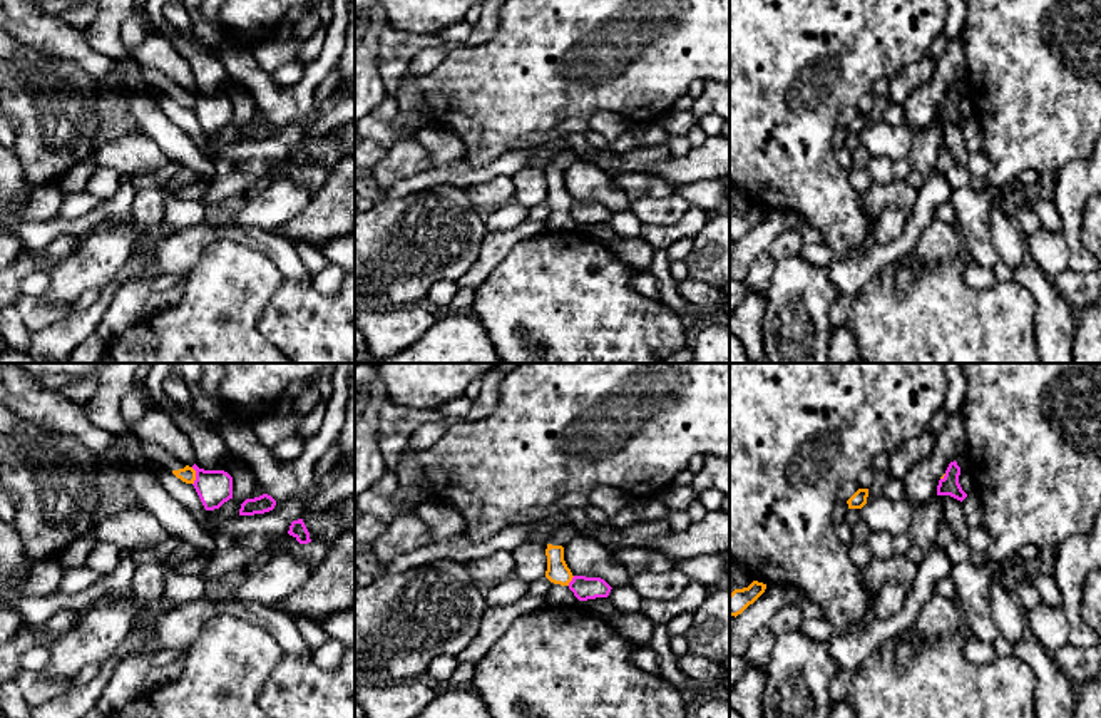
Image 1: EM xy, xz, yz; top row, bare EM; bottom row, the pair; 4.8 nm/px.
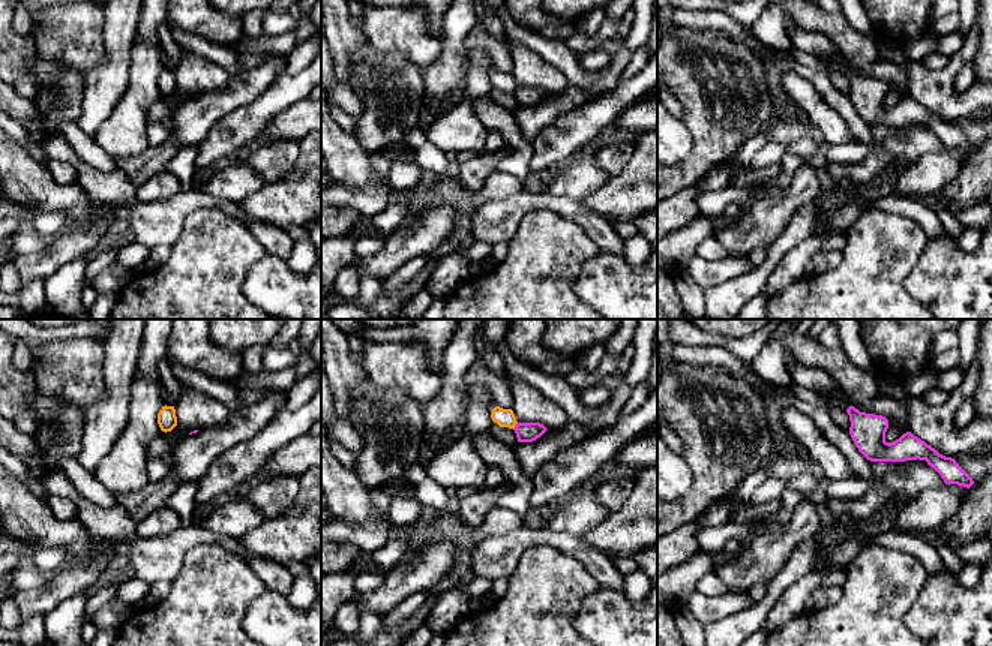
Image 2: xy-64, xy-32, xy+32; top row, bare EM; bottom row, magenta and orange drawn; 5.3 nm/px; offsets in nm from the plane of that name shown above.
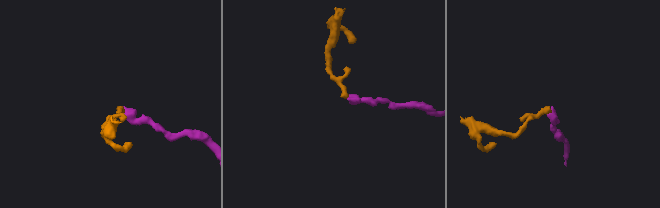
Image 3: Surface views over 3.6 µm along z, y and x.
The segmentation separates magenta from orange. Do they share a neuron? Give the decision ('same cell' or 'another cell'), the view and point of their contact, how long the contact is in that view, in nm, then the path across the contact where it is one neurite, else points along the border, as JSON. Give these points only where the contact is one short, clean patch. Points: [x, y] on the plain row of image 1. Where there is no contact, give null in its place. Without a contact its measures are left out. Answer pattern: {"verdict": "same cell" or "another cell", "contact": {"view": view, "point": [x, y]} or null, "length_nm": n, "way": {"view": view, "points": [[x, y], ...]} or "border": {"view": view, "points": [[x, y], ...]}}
{"verdict": "another cell", "contact": {"view": "xy", "point": [196, 101]}, "length_nm": 90, "border": {"view": "xy", "points": [[191, 92], [194, 96], [193, 109]]}}

